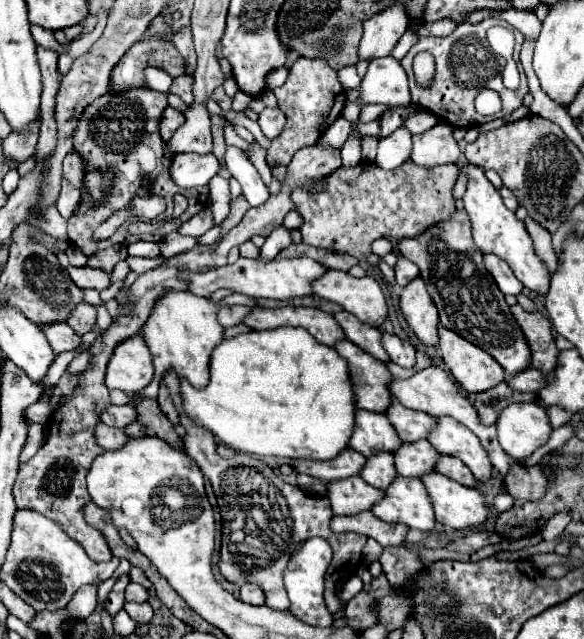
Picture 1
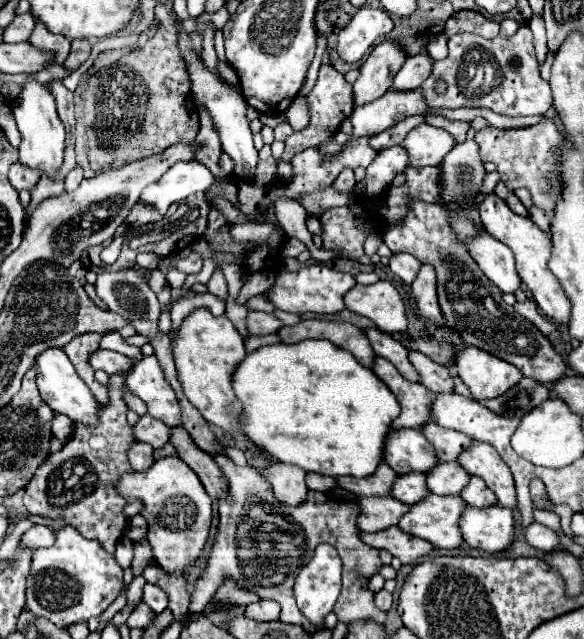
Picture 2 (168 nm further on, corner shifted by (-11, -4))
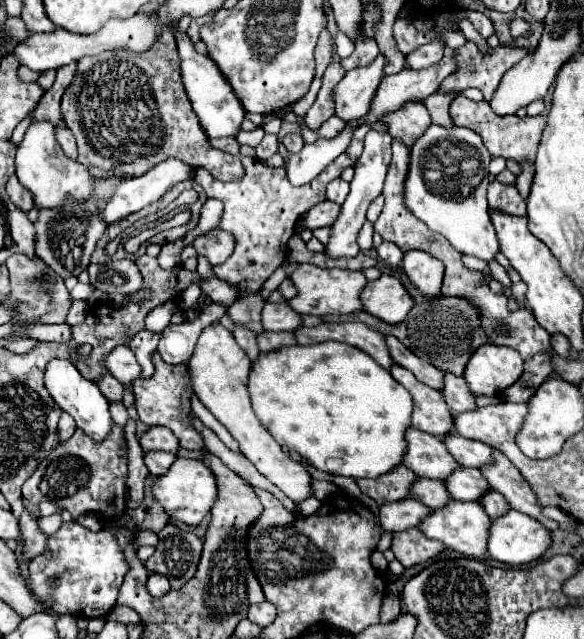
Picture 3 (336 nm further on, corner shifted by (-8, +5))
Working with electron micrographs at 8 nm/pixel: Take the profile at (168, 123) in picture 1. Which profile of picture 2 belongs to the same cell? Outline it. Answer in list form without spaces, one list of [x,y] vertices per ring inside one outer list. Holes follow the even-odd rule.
[[[160,23],[156,37],[152,37],[144,47],[138,47],[130,55],[110,67],[100,69],[88,81],[80,81],[76,89],[76,159],[84,169],[84,177],[98,171],[108,171],[120,167],[128,161],[144,159],[164,151],[176,143],[190,143],[198,133],[198,111],[190,97],[188,67],[180,49],[176,45],[176,23]]]

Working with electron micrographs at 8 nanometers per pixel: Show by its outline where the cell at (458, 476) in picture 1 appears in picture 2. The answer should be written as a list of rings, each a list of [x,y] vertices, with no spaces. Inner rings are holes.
[[[472,475],[468,485],[464,487],[464,493],[460,493],[460,497],[464,501],[468,501],[470,505],[476,505],[476,507],[488,507],[488,505],[496,505],[498,499],[496,495],[486,487],[484,479]]]

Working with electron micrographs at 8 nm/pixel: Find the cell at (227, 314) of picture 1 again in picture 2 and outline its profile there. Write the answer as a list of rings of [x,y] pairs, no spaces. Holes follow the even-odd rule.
[[[248,311],[246,329],[248,329],[250,335],[268,335],[268,333],[276,333],[280,327],[282,327],[282,321],[278,321],[274,315],[262,313],[262,311]]]

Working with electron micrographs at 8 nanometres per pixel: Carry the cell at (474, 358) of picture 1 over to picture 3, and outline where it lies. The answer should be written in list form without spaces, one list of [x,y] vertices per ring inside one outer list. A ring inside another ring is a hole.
[[[483,344],[465,368],[465,380],[477,396],[501,396],[509,384],[515,384],[523,372],[523,360],[505,346]]]

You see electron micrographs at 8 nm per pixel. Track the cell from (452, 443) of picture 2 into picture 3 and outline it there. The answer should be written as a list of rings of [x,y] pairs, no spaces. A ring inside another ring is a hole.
[[[447,434],[445,444],[453,458],[465,468],[483,468],[485,464],[493,462],[493,448],[483,442],[475,442],[459,434]]]

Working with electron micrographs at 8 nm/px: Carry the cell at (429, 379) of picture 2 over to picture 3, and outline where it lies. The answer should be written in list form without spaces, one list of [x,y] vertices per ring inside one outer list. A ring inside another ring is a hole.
[[[445,372],[445,388],[443,388],[443,396],[451,408],[453,414],[461,414],[461,412],[471,412],[475,406],[475,396],[469,390],[467,382],[461,376],[449,374]]]

